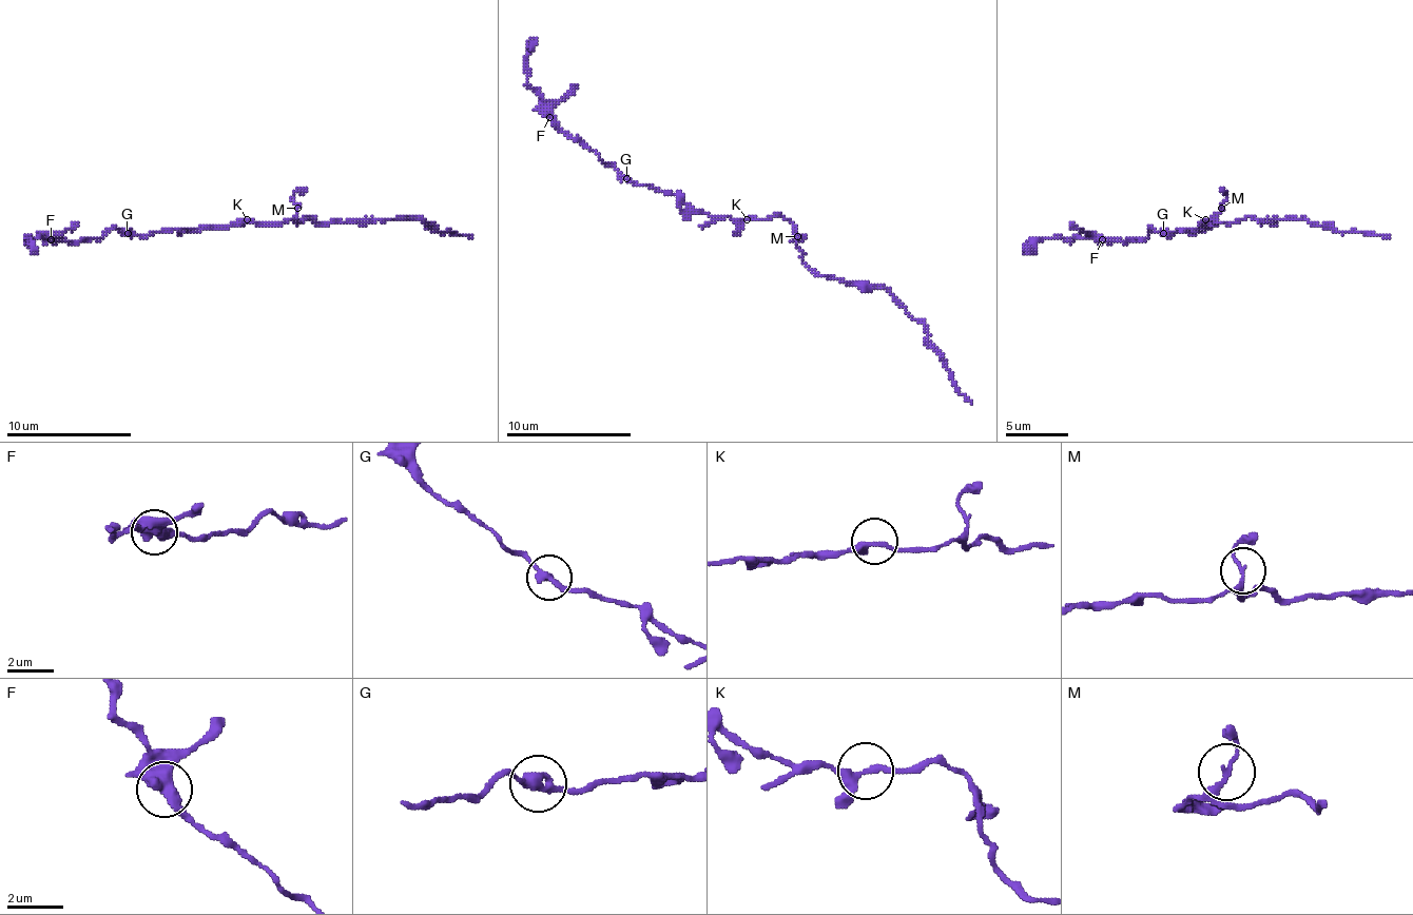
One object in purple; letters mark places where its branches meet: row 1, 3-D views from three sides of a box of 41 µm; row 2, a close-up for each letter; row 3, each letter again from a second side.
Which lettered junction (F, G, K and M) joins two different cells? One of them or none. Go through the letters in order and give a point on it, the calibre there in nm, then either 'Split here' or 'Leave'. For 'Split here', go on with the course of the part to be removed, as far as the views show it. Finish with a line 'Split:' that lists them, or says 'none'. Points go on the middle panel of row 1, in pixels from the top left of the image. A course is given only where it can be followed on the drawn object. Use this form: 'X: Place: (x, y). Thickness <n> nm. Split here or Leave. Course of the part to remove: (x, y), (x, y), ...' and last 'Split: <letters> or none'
F: Place: (549, 117). Thickness 500 nm. Leave
G: Place: (626, 178). Thickness 320 nm. Leave
K: Place: (747, 219). Thickness 240 nm. Leave
M: Place: (797, 236). Thickness 160 nm. Leave
Split: none

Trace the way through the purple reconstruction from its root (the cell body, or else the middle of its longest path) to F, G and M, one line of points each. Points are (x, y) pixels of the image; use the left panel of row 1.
F: (247, 222), (166, 229), (147, 235), (121, 235), (112, 229), (103, 238), (88, 241), (50, 238)
G: (247, 222), (206, 229), (166, 229), (147, 235), (128, 232)
M: (247, 222), (288, 222), (296, 213), (296, 207)

